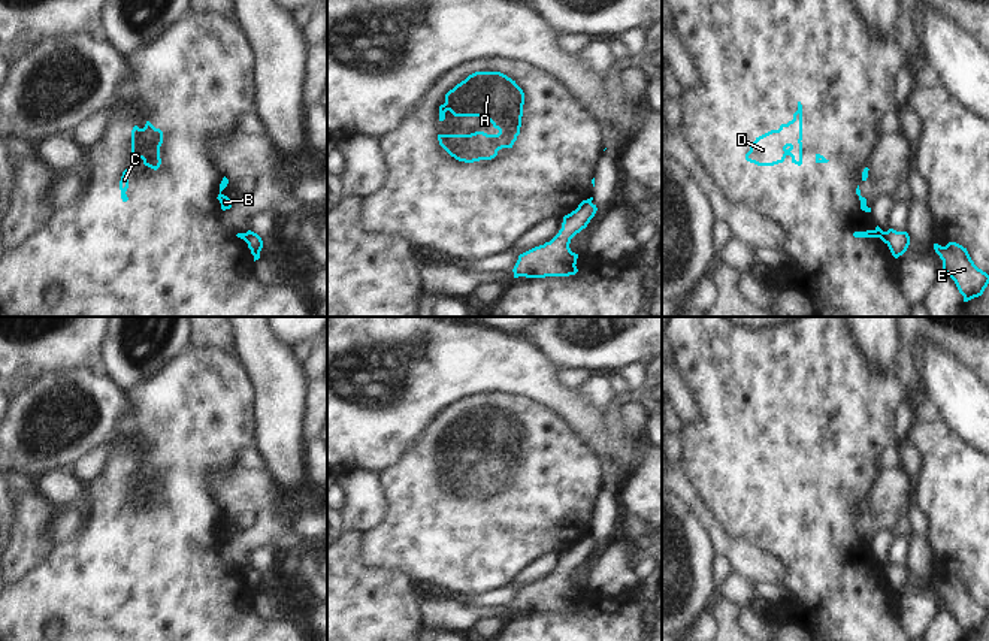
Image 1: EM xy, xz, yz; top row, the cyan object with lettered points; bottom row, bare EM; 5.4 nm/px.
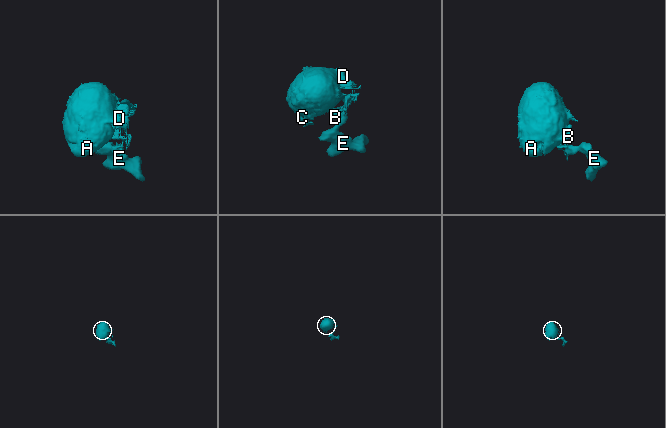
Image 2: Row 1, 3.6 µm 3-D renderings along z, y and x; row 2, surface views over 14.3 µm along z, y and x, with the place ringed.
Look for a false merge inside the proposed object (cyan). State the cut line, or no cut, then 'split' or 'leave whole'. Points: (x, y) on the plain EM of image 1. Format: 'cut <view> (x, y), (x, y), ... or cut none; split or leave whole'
cut yz (888, 567), (885, 577); split

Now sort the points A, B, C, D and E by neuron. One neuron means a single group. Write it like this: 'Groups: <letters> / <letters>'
Groups: A B C D / E.

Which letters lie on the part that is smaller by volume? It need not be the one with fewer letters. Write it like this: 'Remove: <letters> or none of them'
Remove: E.

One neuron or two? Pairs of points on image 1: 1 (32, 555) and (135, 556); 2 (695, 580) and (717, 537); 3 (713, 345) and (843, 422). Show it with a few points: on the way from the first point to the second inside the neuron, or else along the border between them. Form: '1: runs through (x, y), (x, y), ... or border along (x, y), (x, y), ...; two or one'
1: border along (57, 546), (24, 578); two
2: border along (696, 514), (716, 552); two
3: runs through (746, 378), (782, 413), (810, 413); one

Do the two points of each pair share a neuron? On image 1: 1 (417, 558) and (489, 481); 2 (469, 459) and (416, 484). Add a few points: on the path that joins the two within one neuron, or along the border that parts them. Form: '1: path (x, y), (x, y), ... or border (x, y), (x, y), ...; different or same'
1: path (436, 538), (474, 501); same
2: path (456, 472), (444, 484), (429, 484); same

